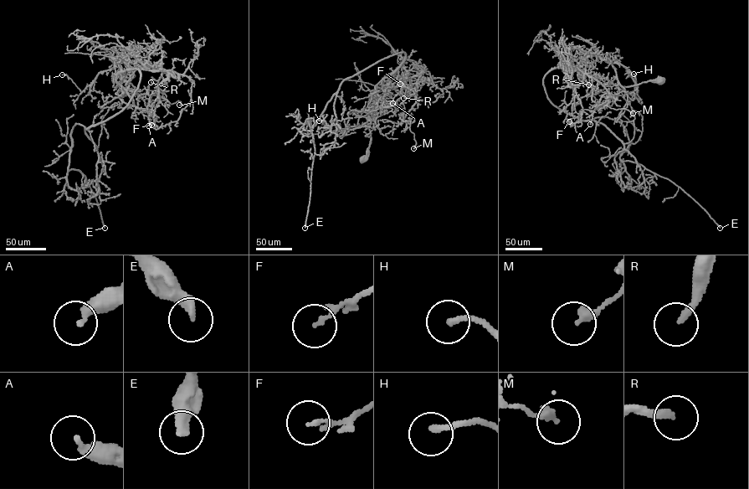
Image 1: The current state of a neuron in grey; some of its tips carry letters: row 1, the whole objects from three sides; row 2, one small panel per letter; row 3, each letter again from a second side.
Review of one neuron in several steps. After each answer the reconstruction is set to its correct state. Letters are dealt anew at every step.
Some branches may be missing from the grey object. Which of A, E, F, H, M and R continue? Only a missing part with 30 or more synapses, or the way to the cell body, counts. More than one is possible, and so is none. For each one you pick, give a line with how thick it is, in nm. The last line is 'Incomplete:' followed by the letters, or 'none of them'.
E: 380 nm
R: 240 nm
Incomplete: E, R

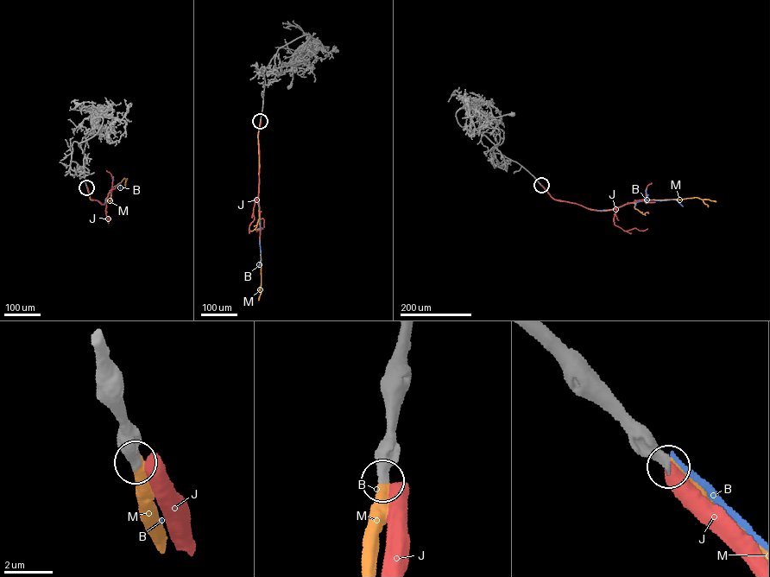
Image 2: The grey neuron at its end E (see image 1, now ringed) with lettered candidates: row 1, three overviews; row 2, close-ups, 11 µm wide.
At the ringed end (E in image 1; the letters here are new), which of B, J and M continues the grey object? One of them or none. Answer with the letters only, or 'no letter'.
M

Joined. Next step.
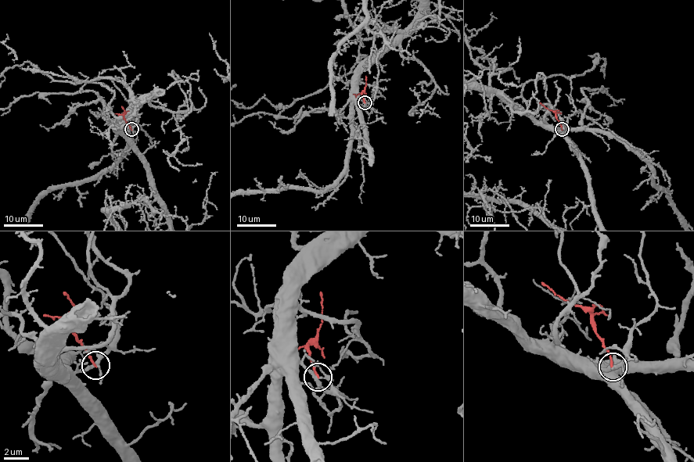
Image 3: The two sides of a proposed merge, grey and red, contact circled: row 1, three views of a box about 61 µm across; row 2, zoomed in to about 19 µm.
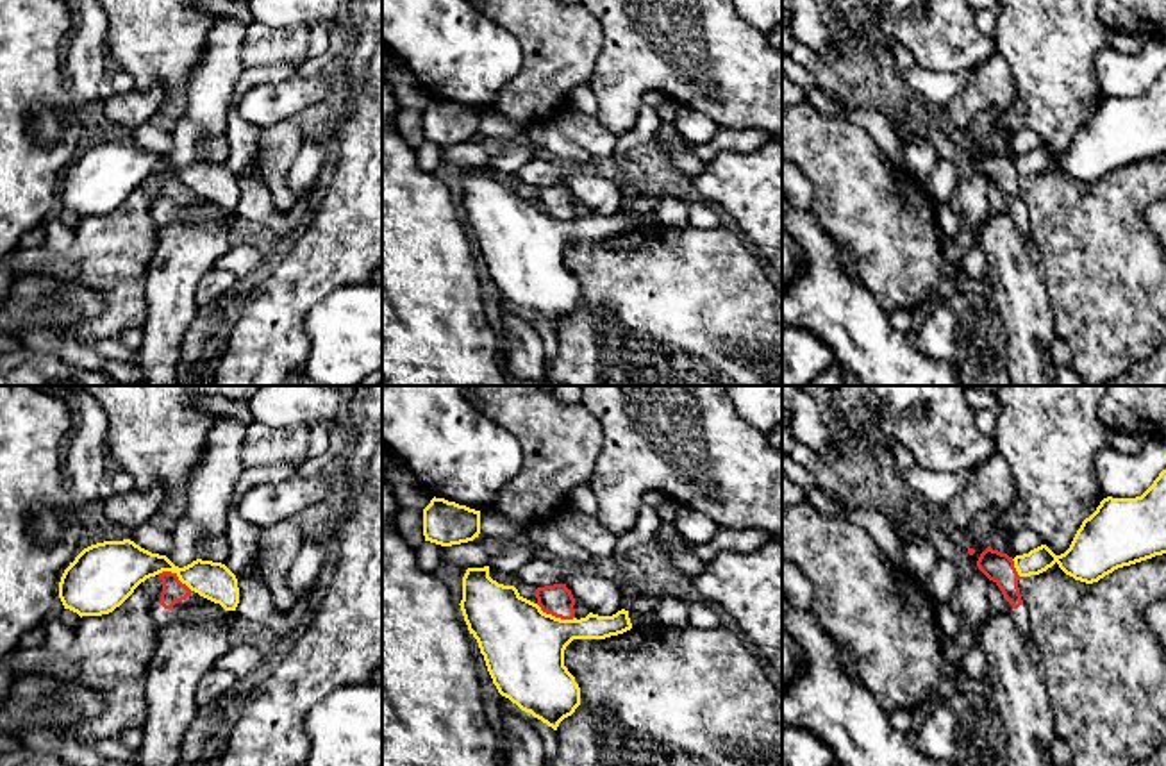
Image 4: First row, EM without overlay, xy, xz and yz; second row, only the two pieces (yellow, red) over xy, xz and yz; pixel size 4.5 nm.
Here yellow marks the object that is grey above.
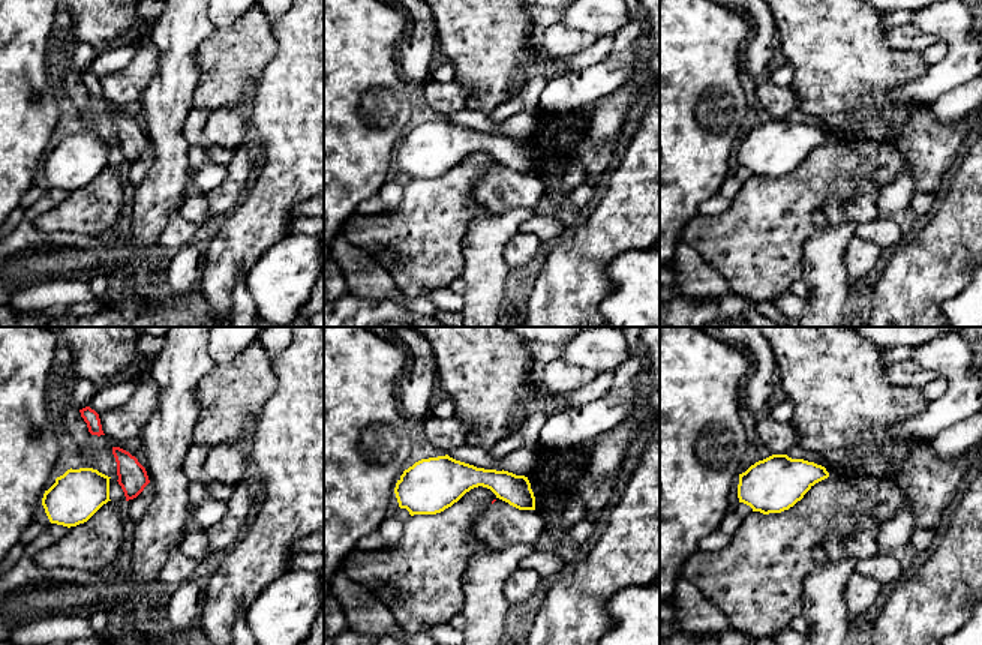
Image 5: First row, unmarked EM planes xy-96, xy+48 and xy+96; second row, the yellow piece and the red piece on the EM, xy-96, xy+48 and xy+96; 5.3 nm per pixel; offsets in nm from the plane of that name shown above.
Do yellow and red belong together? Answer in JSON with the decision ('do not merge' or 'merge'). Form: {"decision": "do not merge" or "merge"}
{"decision": "do not merge"}

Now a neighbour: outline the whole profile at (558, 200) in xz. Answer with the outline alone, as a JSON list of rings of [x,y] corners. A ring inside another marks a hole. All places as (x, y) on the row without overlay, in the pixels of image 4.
[[[554,184],[536,189],[537,205],[543,212],[561,220],[575,218],[575,198],[566,184]]]

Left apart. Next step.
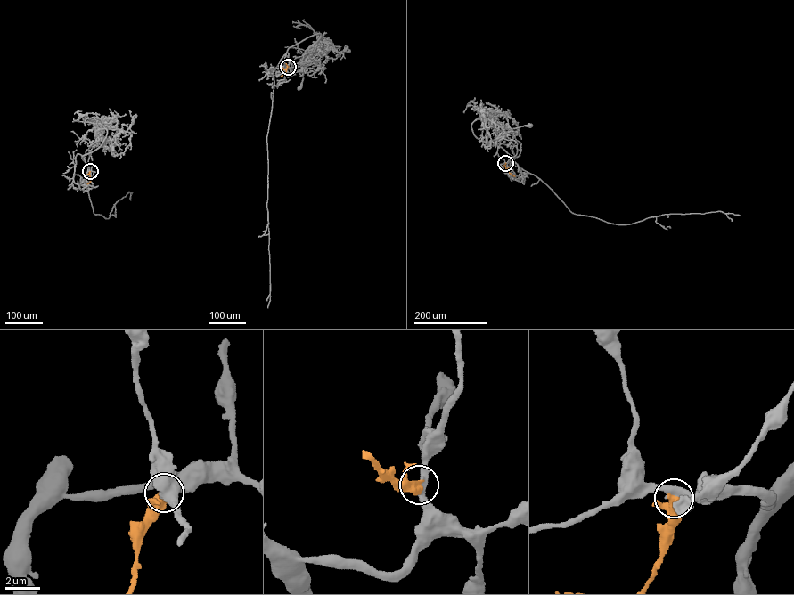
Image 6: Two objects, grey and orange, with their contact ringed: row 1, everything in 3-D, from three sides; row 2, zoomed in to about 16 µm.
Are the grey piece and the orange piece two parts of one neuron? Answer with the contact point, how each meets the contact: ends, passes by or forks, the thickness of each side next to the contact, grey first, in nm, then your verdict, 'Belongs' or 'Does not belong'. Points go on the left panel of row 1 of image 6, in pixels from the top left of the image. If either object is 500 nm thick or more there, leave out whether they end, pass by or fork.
Place: (90, 171). At the ring grey passes by. At the ring orange passes by. Thickness 420 nm (grey) against 400 nm. Does not belong

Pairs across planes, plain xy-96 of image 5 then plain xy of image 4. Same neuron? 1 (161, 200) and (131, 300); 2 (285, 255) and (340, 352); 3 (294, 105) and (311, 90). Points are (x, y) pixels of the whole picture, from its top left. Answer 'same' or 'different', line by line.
1: different
2: same
3: different

